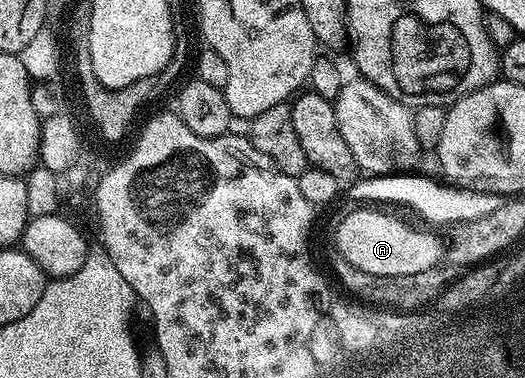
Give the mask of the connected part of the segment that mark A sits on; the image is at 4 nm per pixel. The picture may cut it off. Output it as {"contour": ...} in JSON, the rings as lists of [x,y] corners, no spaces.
{"contour":[[[369,209],[373,211],[353,211],[337,227],[337,249],[336,254],[346,258],[351,265],[365,273],[375,275],[405,275],[423,273],[424,270],[436,268],[447,255],[446,244],[441,244],[441,239],[436,235],[436,230],[426,229],[424,226],[412,227],[393,215],[388,215],[385,209]]]}

